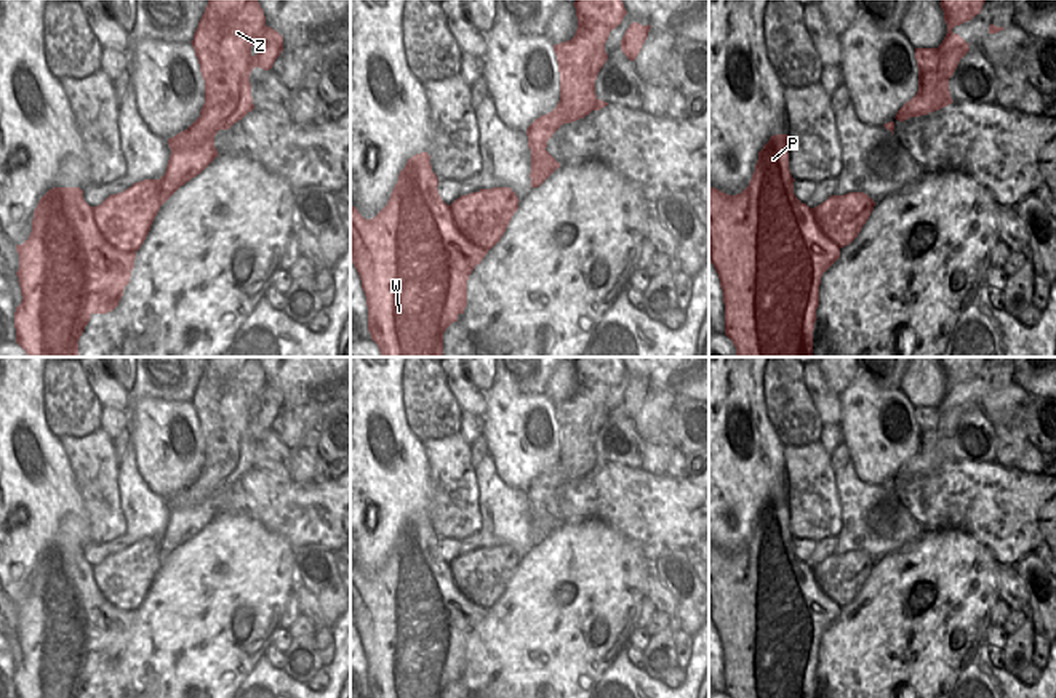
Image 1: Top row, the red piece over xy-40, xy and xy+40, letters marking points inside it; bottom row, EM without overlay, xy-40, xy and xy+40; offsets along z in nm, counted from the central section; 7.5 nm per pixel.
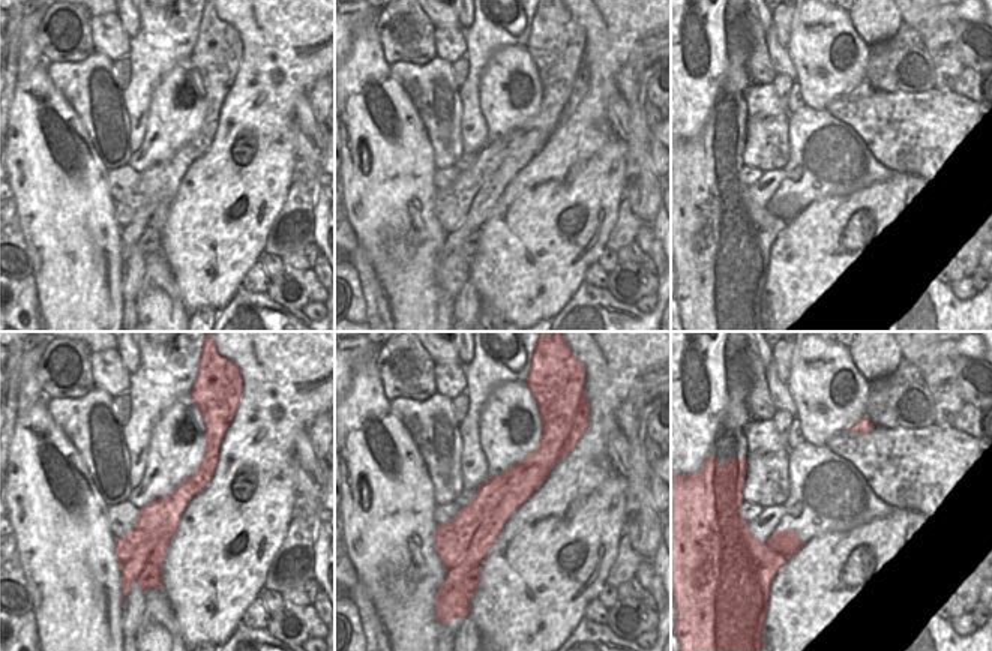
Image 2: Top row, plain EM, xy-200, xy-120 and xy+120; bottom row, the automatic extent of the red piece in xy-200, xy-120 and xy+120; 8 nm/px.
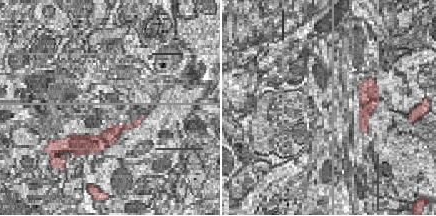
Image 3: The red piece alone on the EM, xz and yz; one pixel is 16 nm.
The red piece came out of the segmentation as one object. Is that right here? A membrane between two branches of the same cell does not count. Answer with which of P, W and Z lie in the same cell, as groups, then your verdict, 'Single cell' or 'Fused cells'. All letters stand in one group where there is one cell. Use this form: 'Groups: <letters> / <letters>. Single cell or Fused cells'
Groups: P W / Z. Fused cells

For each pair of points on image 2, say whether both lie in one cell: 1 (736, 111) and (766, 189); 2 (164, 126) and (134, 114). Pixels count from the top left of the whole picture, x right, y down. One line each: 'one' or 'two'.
1: two
2: two

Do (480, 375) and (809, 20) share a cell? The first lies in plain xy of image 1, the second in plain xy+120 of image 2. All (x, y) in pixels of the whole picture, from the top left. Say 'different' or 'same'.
different

